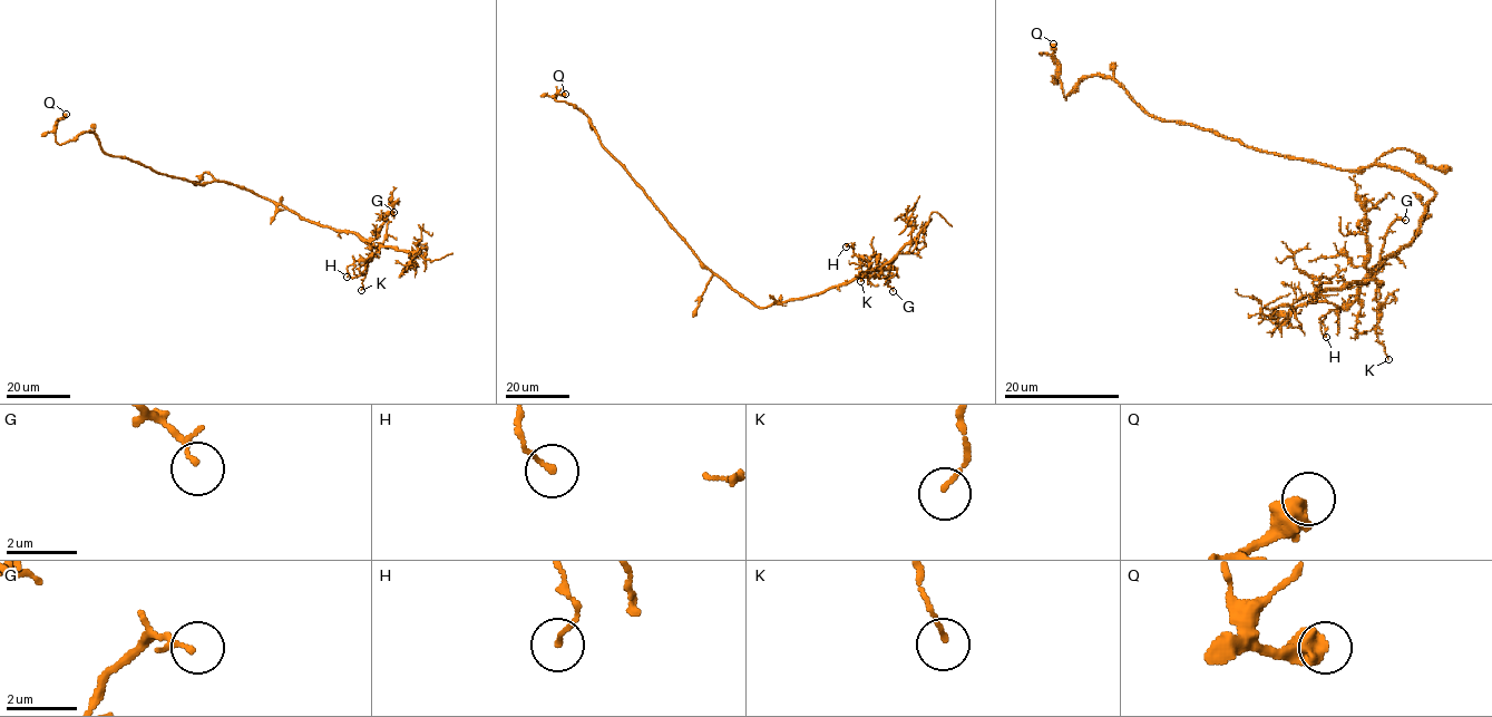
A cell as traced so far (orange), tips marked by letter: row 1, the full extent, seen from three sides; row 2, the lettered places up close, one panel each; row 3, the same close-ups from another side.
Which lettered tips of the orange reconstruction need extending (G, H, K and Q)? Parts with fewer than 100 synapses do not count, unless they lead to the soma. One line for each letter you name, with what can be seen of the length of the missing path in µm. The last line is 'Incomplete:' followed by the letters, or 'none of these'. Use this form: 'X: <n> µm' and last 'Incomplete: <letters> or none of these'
Incomplete: none of these

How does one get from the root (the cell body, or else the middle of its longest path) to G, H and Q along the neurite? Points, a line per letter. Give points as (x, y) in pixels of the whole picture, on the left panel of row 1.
G: (223, 182), (243, 186), (305, 219), (350, 231), (374, 245), (384, 240), (388, 213), (393, 212)
H: (223, 182), (243, 186), (305, 219), (358, 235), (371, 248), (371, 253), (350, 264), (347, 277)
Q: (223, 182), (196, 183), (113, 157), (91, 131), (59, 144), (55, 124), (66, 114)

